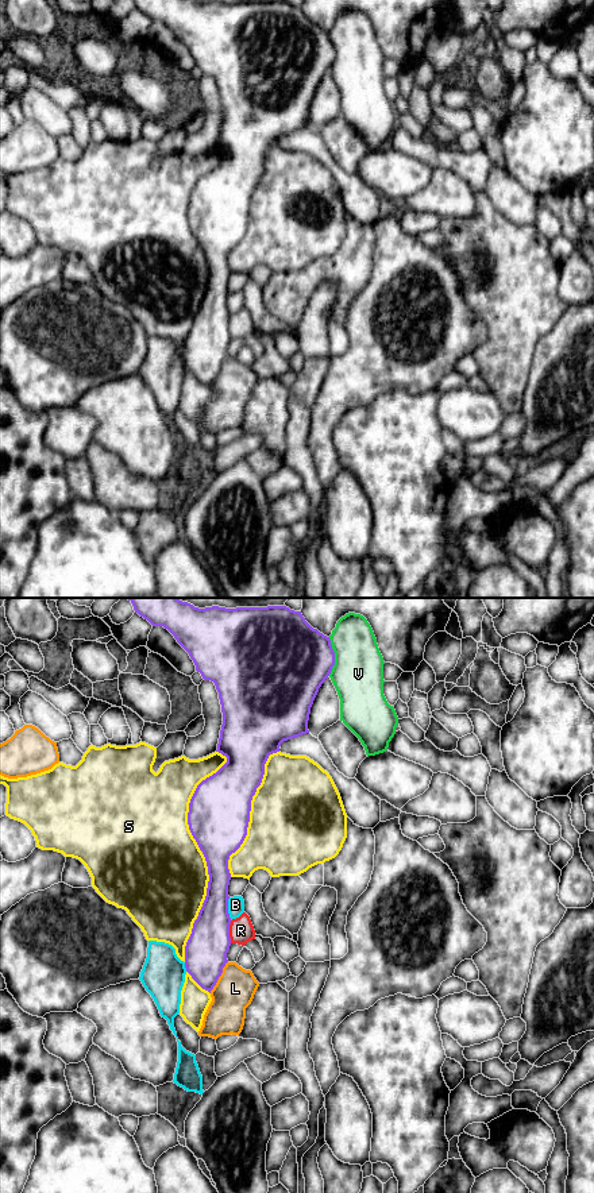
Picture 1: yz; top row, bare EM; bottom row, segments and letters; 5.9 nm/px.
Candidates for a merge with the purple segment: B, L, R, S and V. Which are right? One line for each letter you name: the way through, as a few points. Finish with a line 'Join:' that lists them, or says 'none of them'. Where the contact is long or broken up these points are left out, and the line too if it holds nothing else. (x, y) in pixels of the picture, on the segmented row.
Join: none of them

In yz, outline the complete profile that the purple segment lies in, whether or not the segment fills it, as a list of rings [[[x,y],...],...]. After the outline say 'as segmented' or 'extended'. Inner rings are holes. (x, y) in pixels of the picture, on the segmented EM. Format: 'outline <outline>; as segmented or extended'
outline [[[127,598],[135,613],[153,626],[167,629],[189,653],[204,680],[215,683],[223,713],[217,750],[227,762],[202,780],[189,803],[188,825],[208,866],[202,907],[185,946],[185,968],[211,993],[228,962],[231,946],[228,914],[228,860],[243,843],[251,800],[265,775],[270,754],[284,741],[309,733],[310,707],[335,665],[329,637],[313,629],[301,611],[286,606],[198,609],[178,598]]]; as segmented

